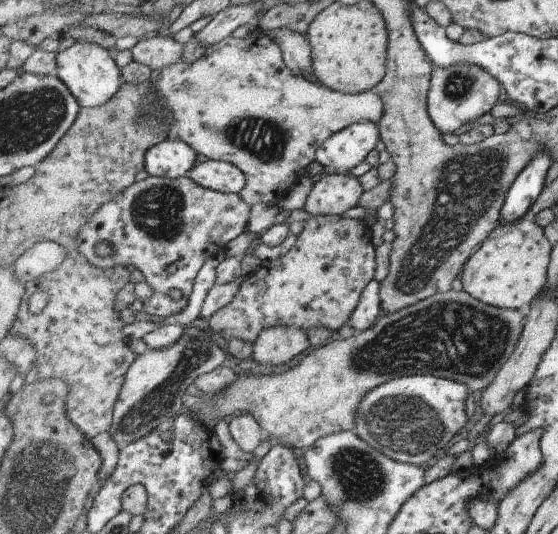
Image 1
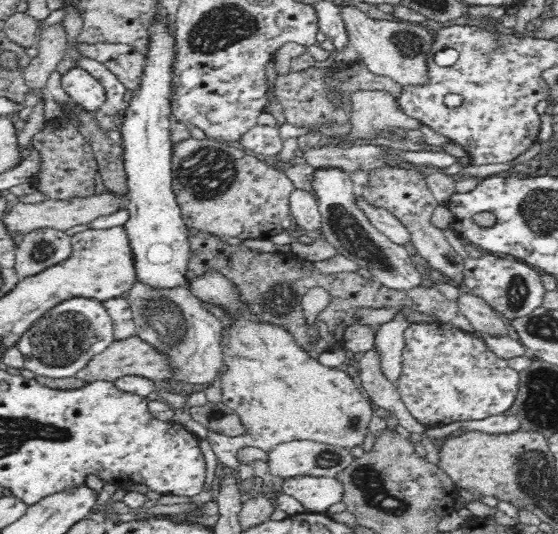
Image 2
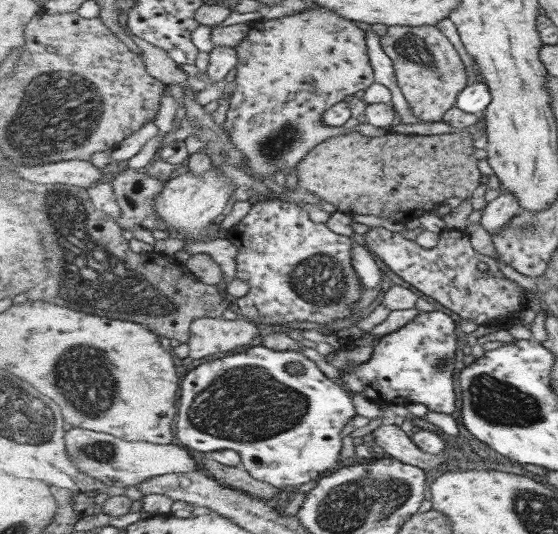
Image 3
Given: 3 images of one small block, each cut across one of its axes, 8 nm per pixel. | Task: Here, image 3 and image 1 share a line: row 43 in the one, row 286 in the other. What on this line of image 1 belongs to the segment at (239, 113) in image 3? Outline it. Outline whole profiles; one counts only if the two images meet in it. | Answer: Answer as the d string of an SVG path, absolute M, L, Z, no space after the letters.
M313 216L305 221L303 232L297 236L298 237L290 250L279 258L279 264L277 264L277 266L271 266L269 276L265 278L265 280L267 280L267 286L259 286L259 284L257 284L257 288L255 288L255 282L251 282L251 288L249 288L249 282L247 282L246 278L243 278L241 288L239 288L237 296L233 298L233 302L227 304L227 306L223 306L221 310L218 310L208 320L211 330L223 338L222 344L224 346L225 343L231 339L241 340L254 345L255 342L259 340L259 336L262 335L263 330L265 330L265 328L273 328L274 325L285 328L291 326L291 328L299 328L299 330L305 330L305 332L311 331L314 328L328 328L329 330L337 331L343 325L350 322L351 316L355 314L355 309L359 308L359 302L361 302L363 292L370 286L371 281L375 280L375 270L377 270L377 262L375 262L376 247L371 243L371 227L365 224L365 222L361 222L359 219L337 218L336 216Z

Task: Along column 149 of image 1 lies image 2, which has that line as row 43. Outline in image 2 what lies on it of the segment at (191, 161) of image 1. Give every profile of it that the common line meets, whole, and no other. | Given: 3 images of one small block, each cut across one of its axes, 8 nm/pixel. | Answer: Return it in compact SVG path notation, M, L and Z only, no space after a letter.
M156 21L151 30L150 50L145 57L146 69L139 82L139 87L132 93L131 108L127 110L126 121L119 130L123 140L123 166L128 175L128 212L130 219L123 225L132 250L136 281L152 290L168 290L187 286L189 282L188 265L190 262L189 228L184 222L184 216L173 192L172 154L173 144L170 141L171 120L171 87L173 58L176 56L176 40L169 33L167 23Z

